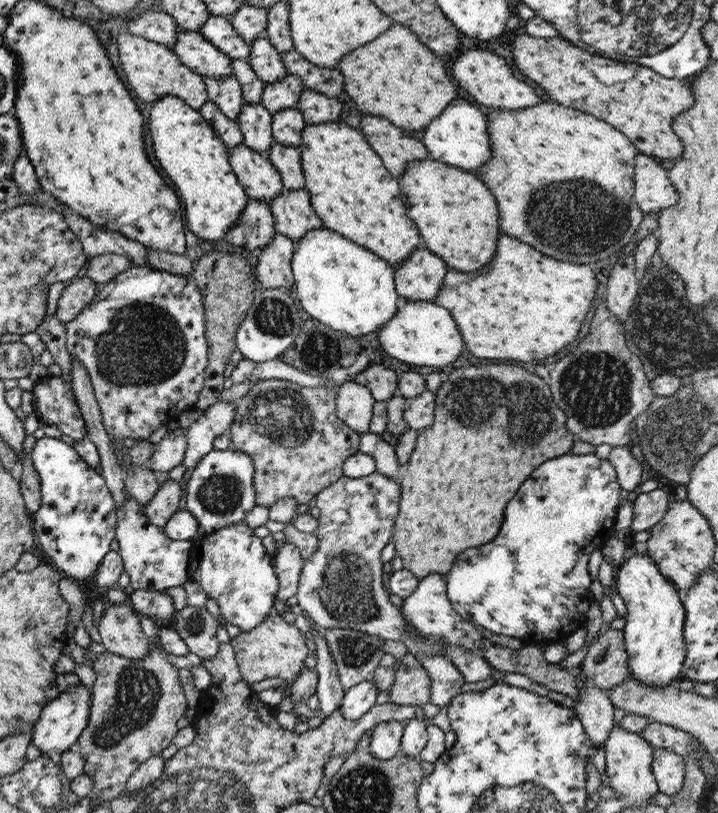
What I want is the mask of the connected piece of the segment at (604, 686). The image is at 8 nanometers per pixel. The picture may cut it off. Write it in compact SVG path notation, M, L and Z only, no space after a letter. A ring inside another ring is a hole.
M610 628L586 652L578 668L595 688L607 692L630 676L621 630Z

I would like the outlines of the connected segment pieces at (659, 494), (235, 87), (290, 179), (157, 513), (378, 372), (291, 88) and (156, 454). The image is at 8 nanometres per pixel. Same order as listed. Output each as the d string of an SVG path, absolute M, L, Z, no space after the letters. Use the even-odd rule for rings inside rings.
M654 489L637 495L633 501L632 519L626 534L651 528L664 517L669 498L661 489Z
M203 75L207 101L213 102L219 111L228 119L235 121L244 104L240 85L234 76L227 75L225 78L207 78Z
M274 141L266 150L264 156L279 173L283 190L304 188L304 178L297 148L283 146Z
M168 478L160 483L158 491L142 504L142 514L146 516L147 523L154 524L159 528L165 526L172 514L179 510L181 494L181 486L177 481Z
M371 364L354 375L352 380L368 388L375 401L381 401L392 396L393 390L397 388L398 377L394 371L379 364Z
M287 74L277 82L264 84L260 104L271 116L287 108L295 109L303 89L303 84L297 76Z
M173 429L154 445L149 462L154 473L168 472L181 464L186 449L185 429Z

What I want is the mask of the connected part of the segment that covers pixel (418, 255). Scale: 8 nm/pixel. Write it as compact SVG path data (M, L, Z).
M423 245L417 247L404 261L392 264L394 289L401 301L433 302L444 277L445 262Z

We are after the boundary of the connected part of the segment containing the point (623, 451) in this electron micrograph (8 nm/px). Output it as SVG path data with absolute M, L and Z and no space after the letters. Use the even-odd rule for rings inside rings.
M626 445L613 446L606 459L613 465L621 489L629 492L638 488L641 464L631 455Z

